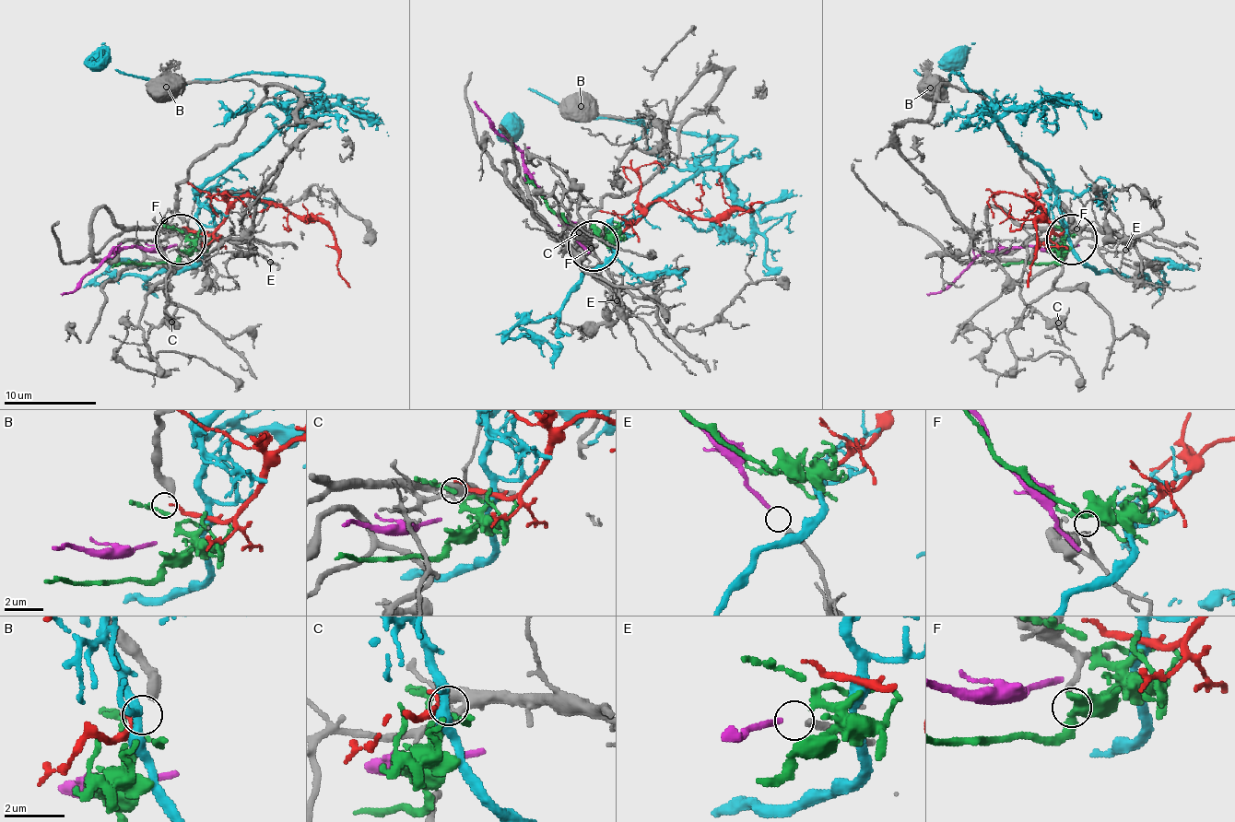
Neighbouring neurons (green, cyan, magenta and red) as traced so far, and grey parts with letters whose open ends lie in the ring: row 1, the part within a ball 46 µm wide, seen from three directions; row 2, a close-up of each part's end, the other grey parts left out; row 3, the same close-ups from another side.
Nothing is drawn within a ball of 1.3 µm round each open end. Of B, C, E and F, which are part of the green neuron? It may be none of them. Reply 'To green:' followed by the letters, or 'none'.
To green: none

